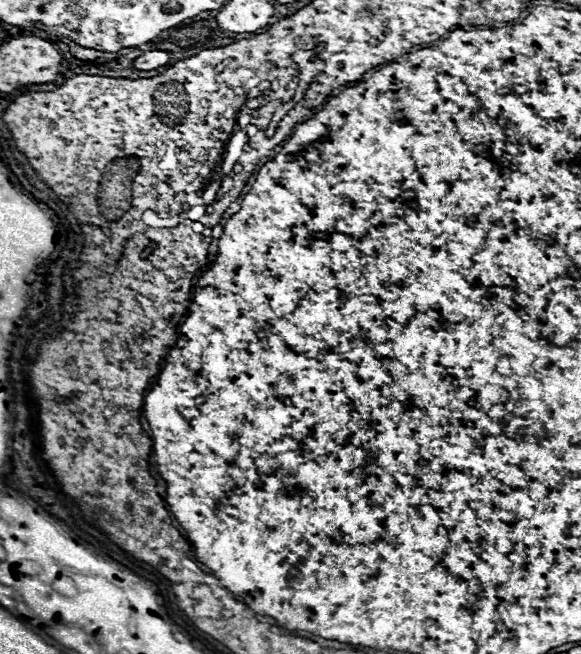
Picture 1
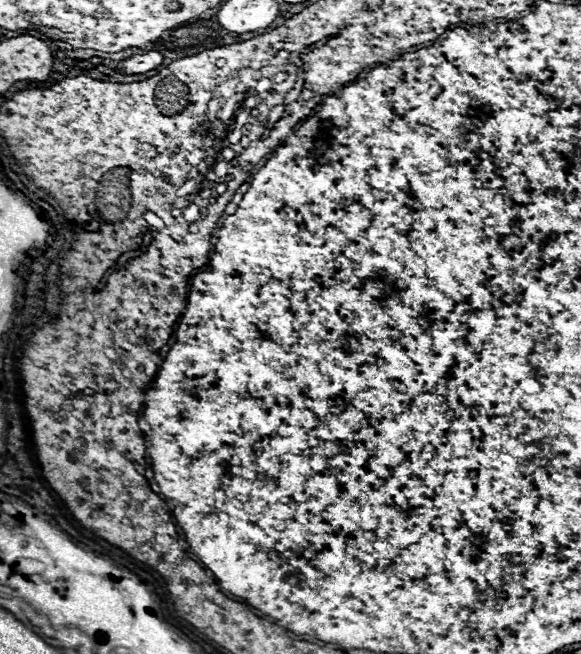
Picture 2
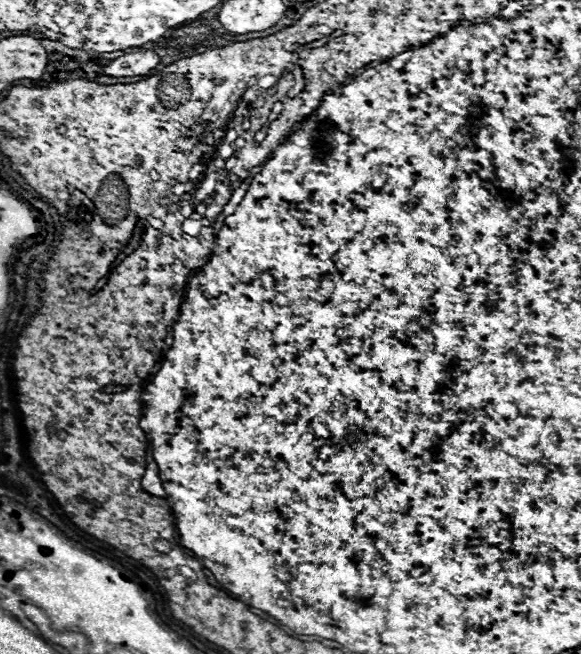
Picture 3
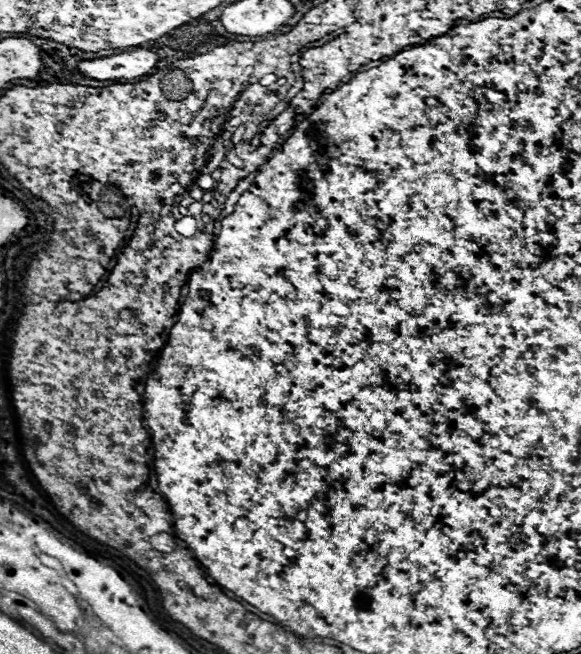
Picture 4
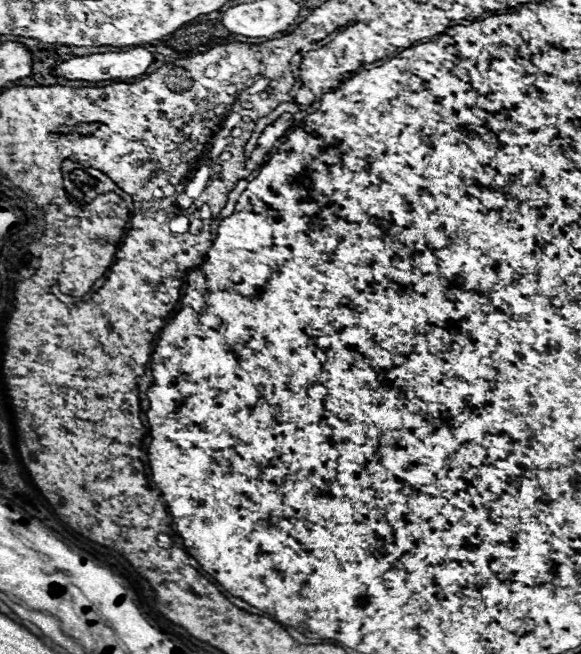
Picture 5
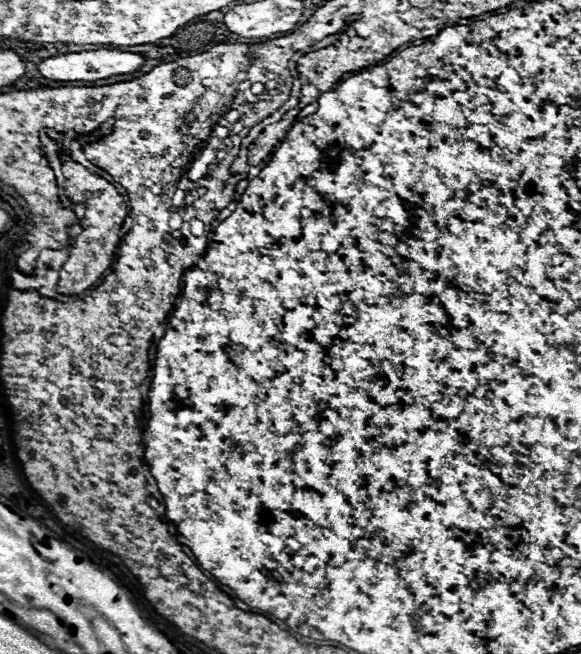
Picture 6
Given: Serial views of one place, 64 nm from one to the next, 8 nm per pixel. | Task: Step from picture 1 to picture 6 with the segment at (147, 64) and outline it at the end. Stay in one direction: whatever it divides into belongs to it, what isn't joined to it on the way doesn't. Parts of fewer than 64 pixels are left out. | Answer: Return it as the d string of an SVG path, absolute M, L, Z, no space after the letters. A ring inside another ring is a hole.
M96 50L52 56L40 62L40 72L44 78L58 82L96 82L110 76L134 74L146 62L144 54L118 52L118 50Z

